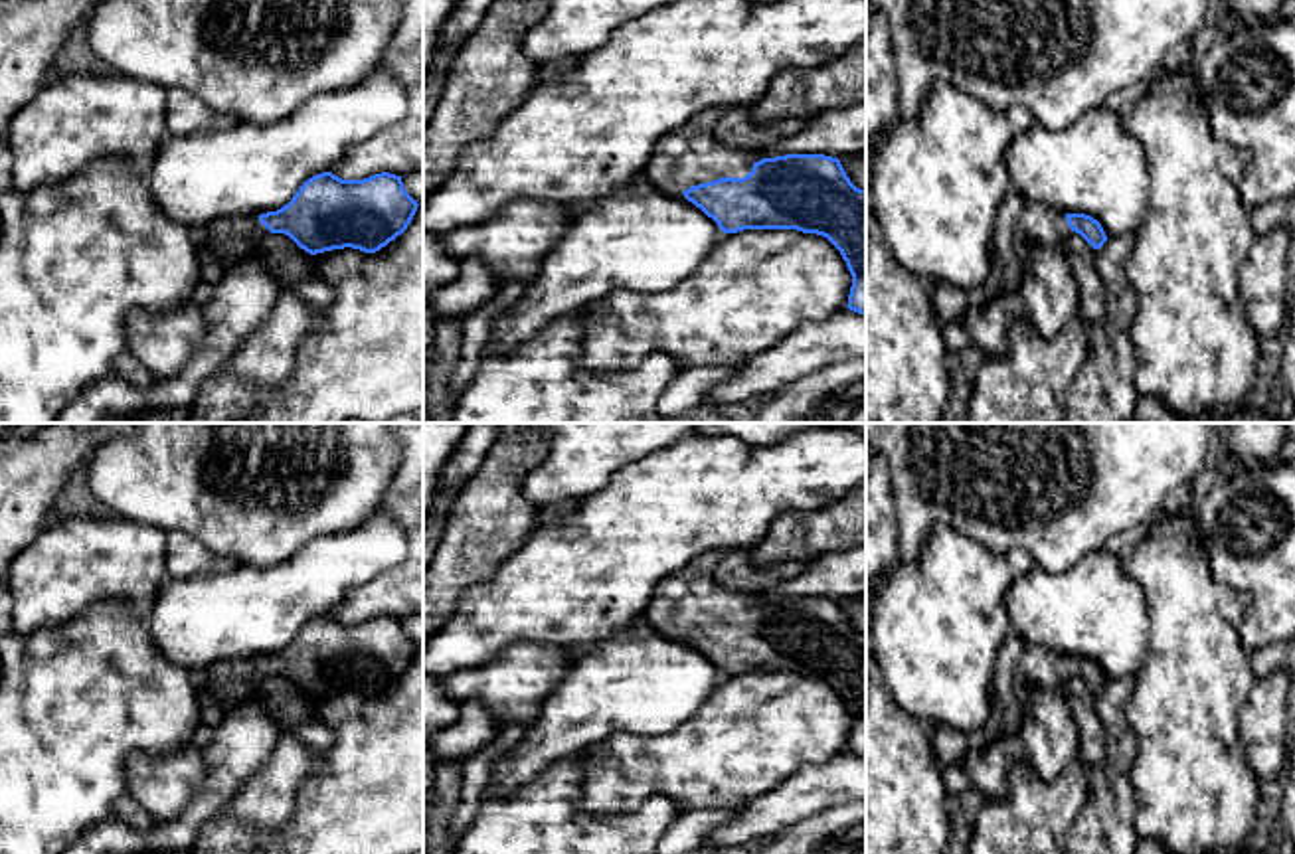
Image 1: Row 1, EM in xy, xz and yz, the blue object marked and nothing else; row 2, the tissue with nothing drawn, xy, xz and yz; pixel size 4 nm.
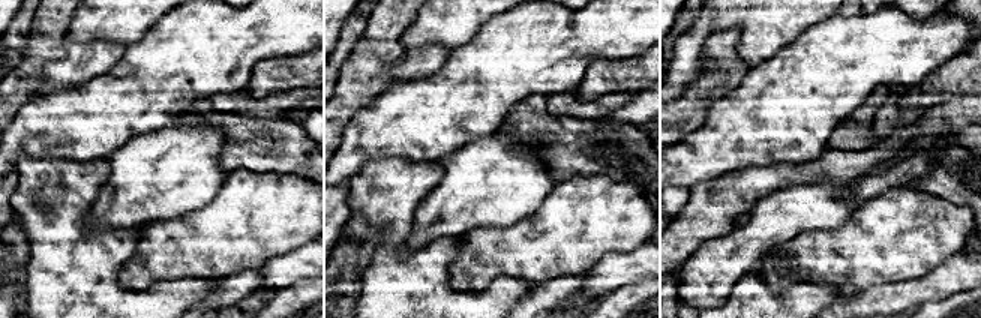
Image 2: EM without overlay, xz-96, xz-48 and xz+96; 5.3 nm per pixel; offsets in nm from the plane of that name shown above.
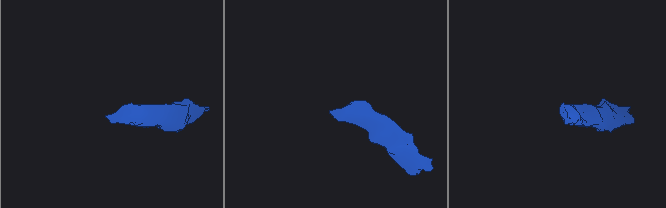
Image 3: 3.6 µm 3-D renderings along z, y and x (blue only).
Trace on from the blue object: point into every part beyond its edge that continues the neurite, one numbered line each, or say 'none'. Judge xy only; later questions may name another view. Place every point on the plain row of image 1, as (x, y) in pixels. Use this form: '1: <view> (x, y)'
1: xy (230, 683)

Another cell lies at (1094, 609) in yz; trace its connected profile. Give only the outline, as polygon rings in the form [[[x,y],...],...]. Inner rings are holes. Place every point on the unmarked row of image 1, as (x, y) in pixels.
[[[1091,552],[1060,573],[1034,565],[1012,581],[1004,607],[1020,639],[1091,658],[1107,682],[1135,676],[1145,662],[1145,595],[1111,552]]]

